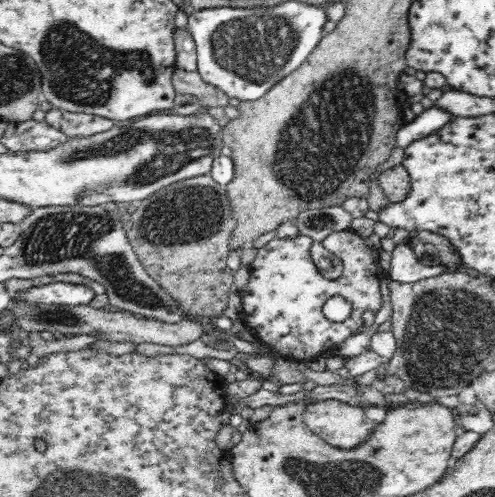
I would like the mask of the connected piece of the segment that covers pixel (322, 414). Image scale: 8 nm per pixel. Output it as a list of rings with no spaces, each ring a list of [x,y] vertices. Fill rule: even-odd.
[[[339,400],[307,403],[303,412],[303,420],[313,434],[324,439],[324,442],[341,448],[341,450],[353,450],[353,448],[362,445],[377,426],[366,416],[363,406],[351,406]]]

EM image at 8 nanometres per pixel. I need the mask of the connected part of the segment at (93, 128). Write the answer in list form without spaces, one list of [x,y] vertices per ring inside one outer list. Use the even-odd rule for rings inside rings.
[[[63,111],[61,115],[59,131],[68,137],[92,136],[118,126],[116,122],[92,114]]]

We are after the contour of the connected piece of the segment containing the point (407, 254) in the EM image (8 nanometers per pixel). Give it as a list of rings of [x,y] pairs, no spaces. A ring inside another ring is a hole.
[[[413,241],[402,242],[391,252],[391,268],[388,272],[391,281],[408,284],[445,272],[443,264],[438,264],[438,266],[420,264],[420,261],[416,258],[412,244]]]

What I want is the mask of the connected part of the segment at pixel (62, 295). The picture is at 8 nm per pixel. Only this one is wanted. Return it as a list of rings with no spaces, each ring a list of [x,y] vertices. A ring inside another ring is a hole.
[[[55,279],[47,285],[31,287],[25,292],[19,292],[14,300],[80,306],[90,304],[98,291],[99,289],[94,285],[68,284]]]

